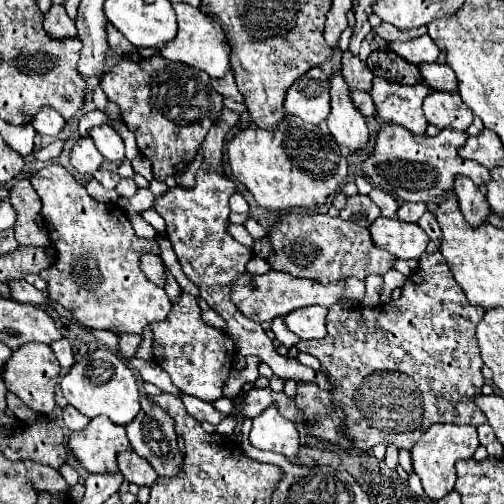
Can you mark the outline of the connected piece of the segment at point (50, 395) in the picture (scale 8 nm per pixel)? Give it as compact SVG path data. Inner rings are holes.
M26 343L18 351L12 353L12 357L6 361L6 371L2 373L2 379L16 397L20 397L26 405L30 405L40 415L52 415L56 403L54 403L54 389L60 377L60 363L54 359L54 353L44 343Z

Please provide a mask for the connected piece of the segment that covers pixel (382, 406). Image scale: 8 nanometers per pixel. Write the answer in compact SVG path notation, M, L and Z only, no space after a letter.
M436 249L434 253L422 253L420 261L418 261L418 271L414 275L410 275L402 287L402 297L396 301L388 301L388 303L380 303L376 307L350 307L344 309L340 305L334 305L328 309L328 335L324 339L310 339L310 341L298 341L296 349L300 353L308 353L314 355L322 365L320 365L320 373L326 375L332 383L332 387L328 389L332 393L332 405L342 409L344 413L344 433L346 439L350 439L354 443L356 449L360 451L370 451L372 447L376 447L378 443L384 445L394 445L396 449L404 449L410 451L414 447L414 443L426 433L426 429L434 423L454 423L454 419L458 419L458 425L482 425L486 423L486 415L476 407L474 399L482 393L482 385L484 385L484 377L482 377L482 357L480 357L480 347L478 347L478 339L476 339L476 327L480 323L480 319L484 317L482 307L474 307L468 303L462 287L458 287L450 267L446 265L446 259L442 257L440 249Z

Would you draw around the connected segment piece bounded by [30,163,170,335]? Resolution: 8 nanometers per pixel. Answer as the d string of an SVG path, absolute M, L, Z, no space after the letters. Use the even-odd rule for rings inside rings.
M62 165L40 167L30 175L30 183L42 199L42 215L56 249L54 265L40 273L48 281L48 295L68 309L80 325L108 329L116 335L142 333L148 323L164 321L170 313L168 295L150 283L140 269L142 255L160 255L158 241L138 237L120 207L92 199Z

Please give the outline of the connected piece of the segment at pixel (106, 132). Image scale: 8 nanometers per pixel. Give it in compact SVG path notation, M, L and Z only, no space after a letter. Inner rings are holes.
M100 125L100 127L94 127L90 131L90 137L94 139L98 151L104 155L104 159L108 161L124 161L126 155L124 155L124 141L122 137L108 125Z

